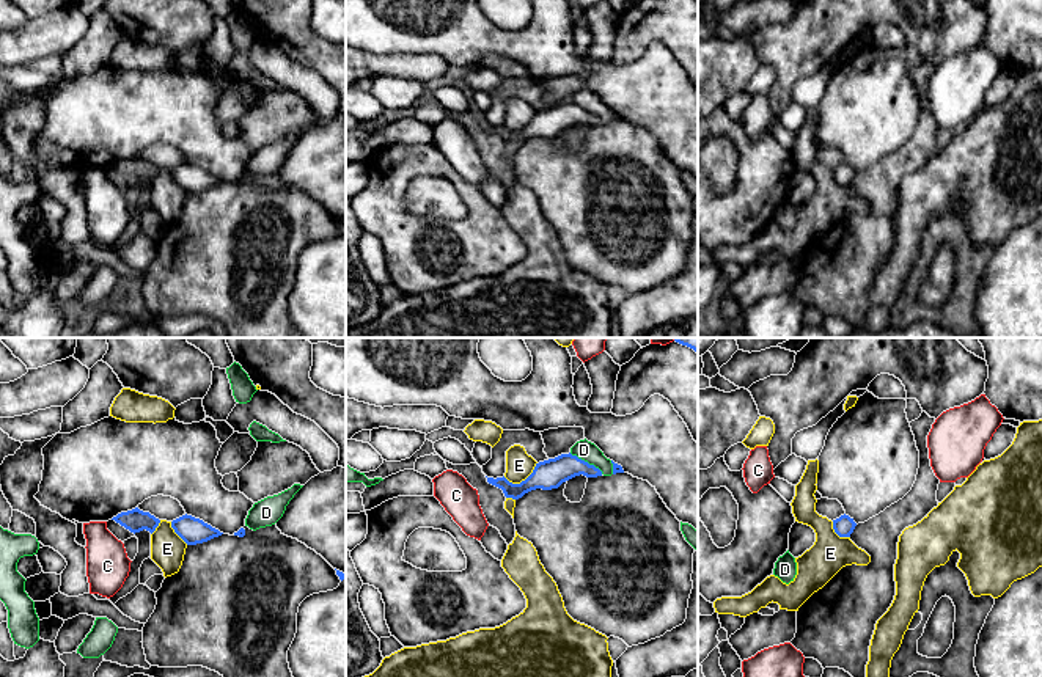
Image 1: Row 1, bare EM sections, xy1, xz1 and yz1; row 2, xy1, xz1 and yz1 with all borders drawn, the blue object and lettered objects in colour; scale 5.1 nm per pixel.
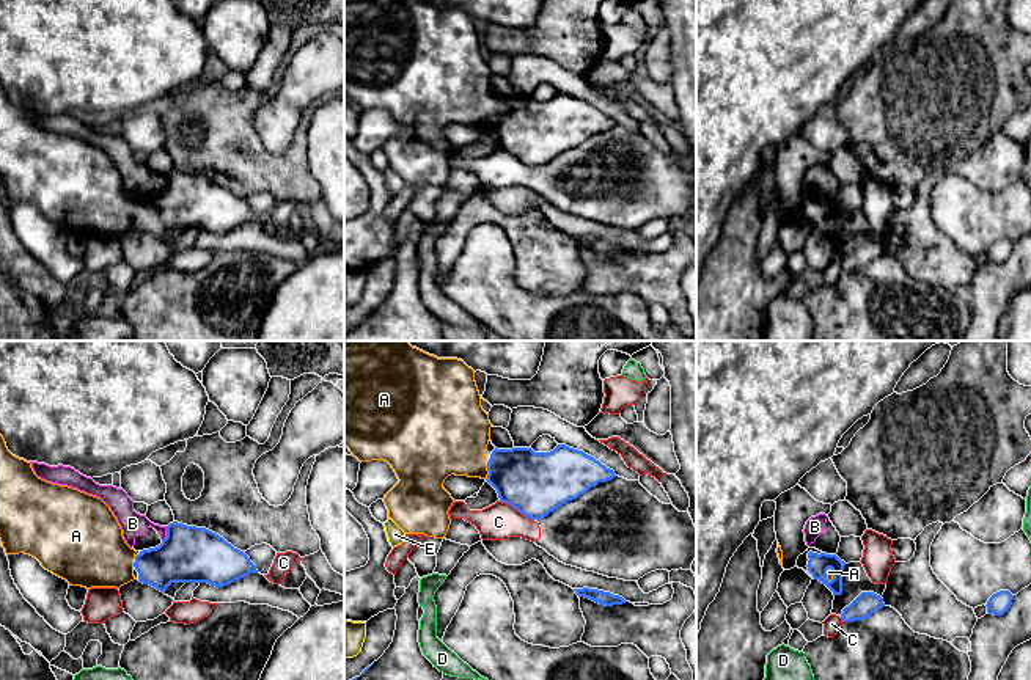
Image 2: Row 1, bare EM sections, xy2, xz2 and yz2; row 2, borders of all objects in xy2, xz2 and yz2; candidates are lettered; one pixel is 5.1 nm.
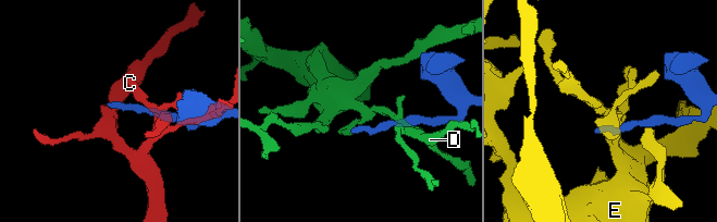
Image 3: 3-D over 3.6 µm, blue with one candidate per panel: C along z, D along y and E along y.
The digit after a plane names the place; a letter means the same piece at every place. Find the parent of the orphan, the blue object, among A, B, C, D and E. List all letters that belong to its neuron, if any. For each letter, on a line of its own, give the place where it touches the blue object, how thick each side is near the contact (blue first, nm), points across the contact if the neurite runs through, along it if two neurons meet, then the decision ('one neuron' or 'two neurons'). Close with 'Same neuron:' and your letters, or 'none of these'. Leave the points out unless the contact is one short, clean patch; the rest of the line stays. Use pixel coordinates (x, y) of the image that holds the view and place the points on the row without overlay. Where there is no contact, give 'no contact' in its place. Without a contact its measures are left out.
A: meets blue in xz2 at (489, 121); 320 nm thick on the blue side, 360 nm on the other; runs through xz2 (536, 132), (514, 121), (489, 121), (453, 88); one neuron
B: meets blue in xy2 at (167, 182); 280 nm thick on the blue side, 120 nm on the other; border along xy2 (167, 175), (167, 184), (162, 189); two neurons
C: meets blue in xz2 at (517, 157); 320 nm thick on the blue side, 190 nm on the other; two neurons
D: meets blue in xz1 at (587, 110); 150 nm thick on the blue side, 100 nm on the other; border along xz1 (569, 101), (593, 112), (602, 121); two neurons
E: meets blue in xz1 at (522, 129); 150 nm thick on the blue side, 140 nm on the other; two neurons
Same neuron: A

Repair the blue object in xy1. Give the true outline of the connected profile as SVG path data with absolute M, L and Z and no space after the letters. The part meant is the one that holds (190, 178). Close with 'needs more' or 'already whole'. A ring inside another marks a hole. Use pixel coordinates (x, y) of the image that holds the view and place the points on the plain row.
M187 162L173 168L171 176L187 193L203 192L223 182L203 168Z; already whole

